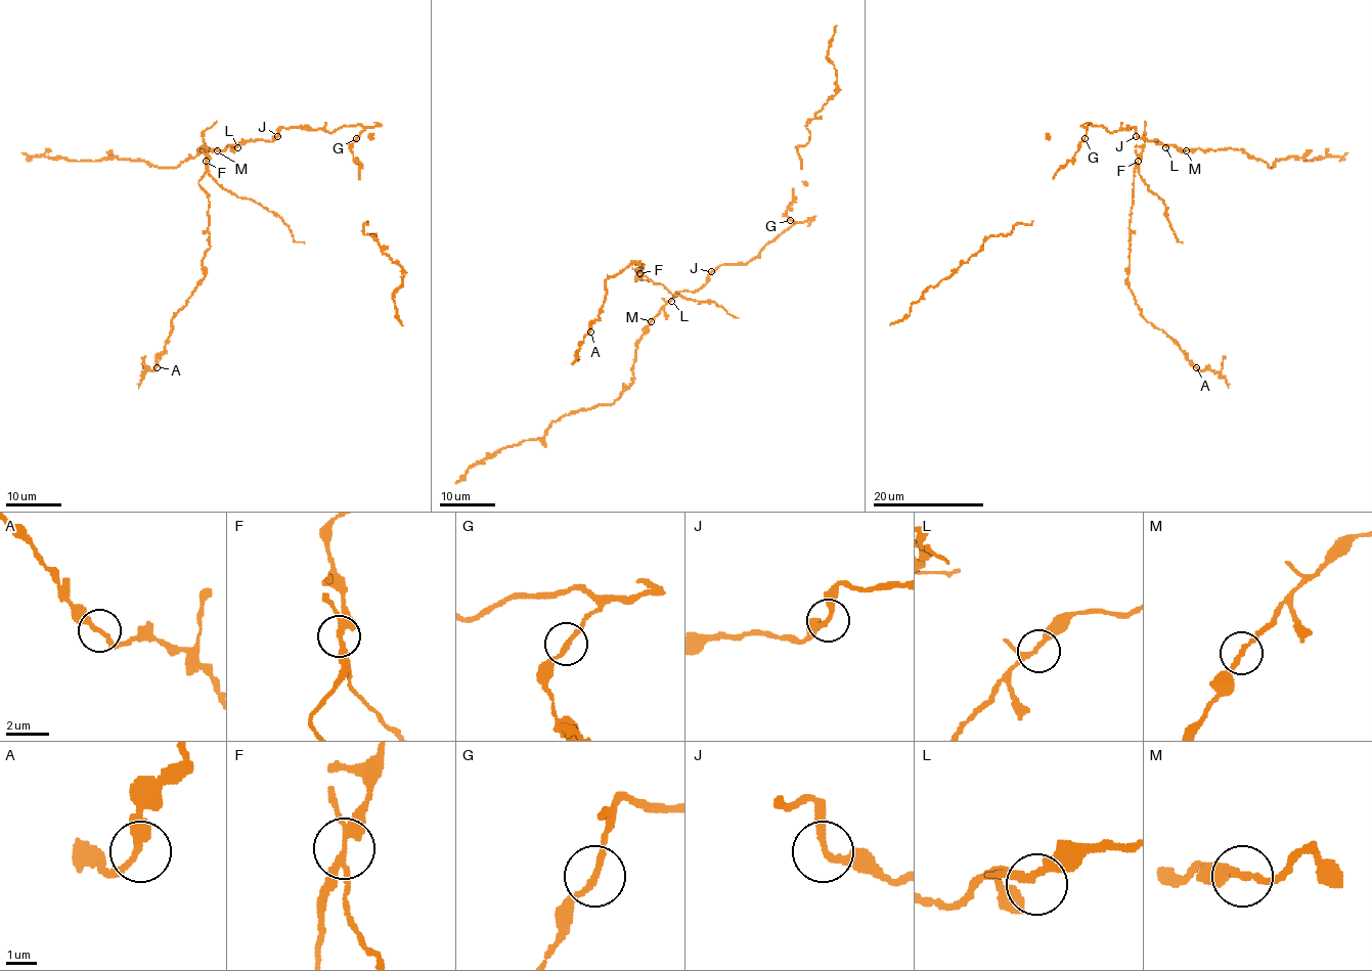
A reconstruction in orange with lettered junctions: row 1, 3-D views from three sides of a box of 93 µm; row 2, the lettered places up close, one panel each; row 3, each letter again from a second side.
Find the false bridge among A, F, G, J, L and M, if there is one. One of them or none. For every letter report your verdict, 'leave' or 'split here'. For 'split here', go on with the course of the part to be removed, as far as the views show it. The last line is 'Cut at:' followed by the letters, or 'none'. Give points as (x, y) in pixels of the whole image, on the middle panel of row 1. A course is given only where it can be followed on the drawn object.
A: leave
F: split here | (639, 273), (653, 282), (663, 284), (672, 294), (713, 301), (738, 317)
G: leave
J: leave
L: leave
M: leave
Cut at: F

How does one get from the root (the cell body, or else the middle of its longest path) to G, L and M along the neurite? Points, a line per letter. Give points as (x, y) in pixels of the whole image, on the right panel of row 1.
G: (1131, 128), (1110, 132), (1104, 126), (1089, 125), (1085, 139)
L: (1131, 128), (1139, 137), (1149, 141), (1157, 140), (1165, 147)
M: (1131, 128), (1139, 137), (1149, 141), (1158, 140), (1181, 151), (1186, 150)

